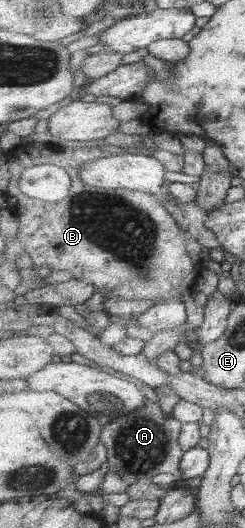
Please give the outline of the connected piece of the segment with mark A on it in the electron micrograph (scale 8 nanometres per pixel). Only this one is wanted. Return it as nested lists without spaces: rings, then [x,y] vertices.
[[[148,396],[148,401],[140,408],[113,418],[111,423],[103,427],[101,442],[107,449],[108,468],[119,472],[129,485],[146,478],[153,479],[162,473],[182,479],[180,465],[185,453],[179,443],[182,427],[183,424],[171,413],[164,412],[158,398]]]

